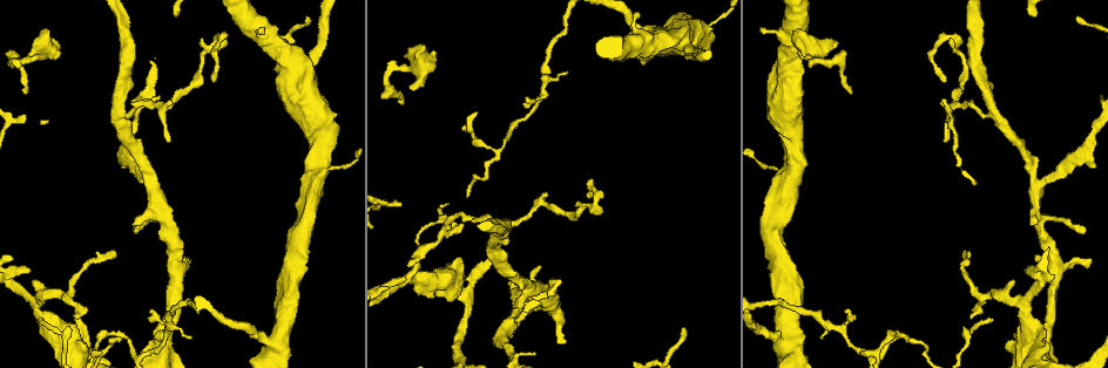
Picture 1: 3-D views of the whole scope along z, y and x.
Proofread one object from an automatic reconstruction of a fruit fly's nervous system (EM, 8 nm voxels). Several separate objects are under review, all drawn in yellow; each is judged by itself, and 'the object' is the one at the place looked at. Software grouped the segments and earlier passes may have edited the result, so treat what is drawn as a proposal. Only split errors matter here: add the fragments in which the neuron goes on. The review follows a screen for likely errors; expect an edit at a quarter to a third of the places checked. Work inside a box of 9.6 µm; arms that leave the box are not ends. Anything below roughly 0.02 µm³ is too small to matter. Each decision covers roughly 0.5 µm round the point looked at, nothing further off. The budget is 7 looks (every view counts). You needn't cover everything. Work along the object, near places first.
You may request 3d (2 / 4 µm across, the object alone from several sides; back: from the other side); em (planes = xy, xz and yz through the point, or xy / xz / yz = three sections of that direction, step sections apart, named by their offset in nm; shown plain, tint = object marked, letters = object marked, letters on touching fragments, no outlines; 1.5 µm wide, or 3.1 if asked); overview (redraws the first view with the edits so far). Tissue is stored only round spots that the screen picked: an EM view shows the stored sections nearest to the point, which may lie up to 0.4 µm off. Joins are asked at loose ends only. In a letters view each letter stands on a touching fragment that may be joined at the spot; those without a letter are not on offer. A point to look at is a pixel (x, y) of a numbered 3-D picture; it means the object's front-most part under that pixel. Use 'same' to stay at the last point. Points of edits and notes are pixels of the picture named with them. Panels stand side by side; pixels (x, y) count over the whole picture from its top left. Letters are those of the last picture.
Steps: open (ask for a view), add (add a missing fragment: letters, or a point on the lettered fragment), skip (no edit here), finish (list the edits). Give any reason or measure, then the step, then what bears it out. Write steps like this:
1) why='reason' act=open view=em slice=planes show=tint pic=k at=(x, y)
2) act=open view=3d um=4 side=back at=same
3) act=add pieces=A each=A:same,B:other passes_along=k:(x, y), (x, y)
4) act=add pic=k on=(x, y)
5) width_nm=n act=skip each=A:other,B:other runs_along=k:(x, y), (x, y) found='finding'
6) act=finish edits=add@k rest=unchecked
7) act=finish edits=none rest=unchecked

why='tapers out' act=open view=3d um=4 pic=1 at=(167, 139)

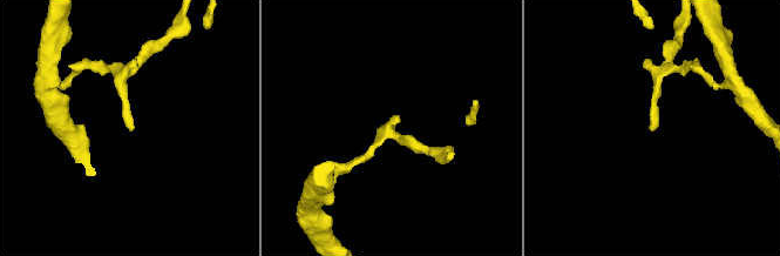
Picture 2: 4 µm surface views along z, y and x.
act=open view=em slice=planes show=letters pic=2 at=(132, 131)

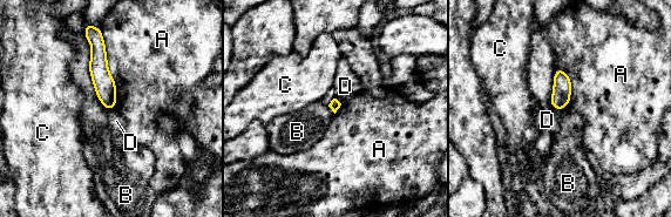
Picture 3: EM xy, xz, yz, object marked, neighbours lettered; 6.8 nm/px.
act=skip each=A:other,B:other,C:other,D:other border=3:(334, 97), (341, 103) found='no lettered fragment goes on from it'

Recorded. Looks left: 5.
act=open view=em slice=yz step=8 show=tint pic=1 at=(27, 93)

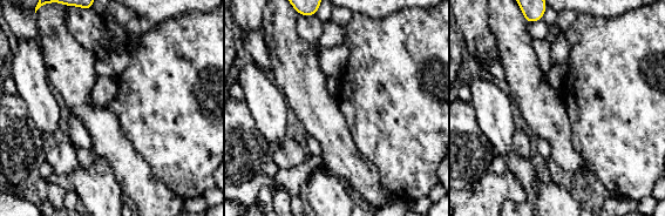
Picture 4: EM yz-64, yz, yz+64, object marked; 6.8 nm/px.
act=open view=em slice=planes show=letters at=same

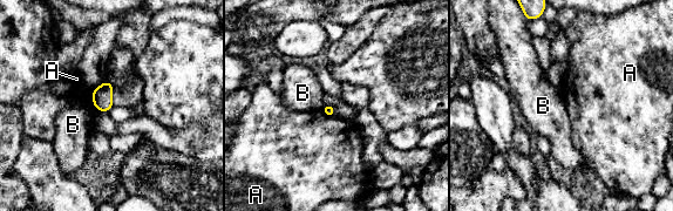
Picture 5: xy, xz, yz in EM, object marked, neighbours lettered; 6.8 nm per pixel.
act=skip each=A:other,B:other border=5:(325, 104), (320, 109) found='none of them fits'

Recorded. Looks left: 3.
why='an open end' act=open view=3d um=4 pic=1 at=(1088, 261)

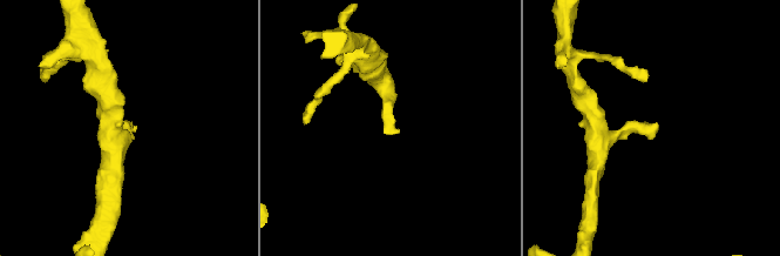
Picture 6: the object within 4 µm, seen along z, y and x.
act=open view=em slice=planes show=letters pic=6 at=(399, 131)

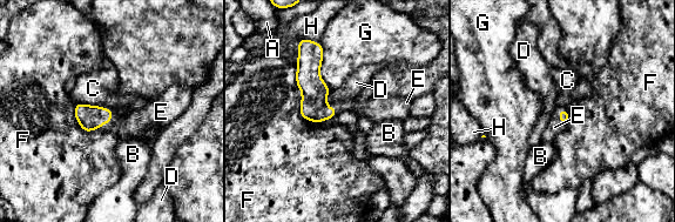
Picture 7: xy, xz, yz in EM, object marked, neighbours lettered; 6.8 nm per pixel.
act=add pieces=E each=A:other,B:other,C:other,D:other,E:same,F:other,G:other,H:other passes_along=7:(89, 118), (109, 122), (133, 125) found='the neuron continues'

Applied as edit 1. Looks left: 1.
act=finish edits=add@7 rest=unchecked

